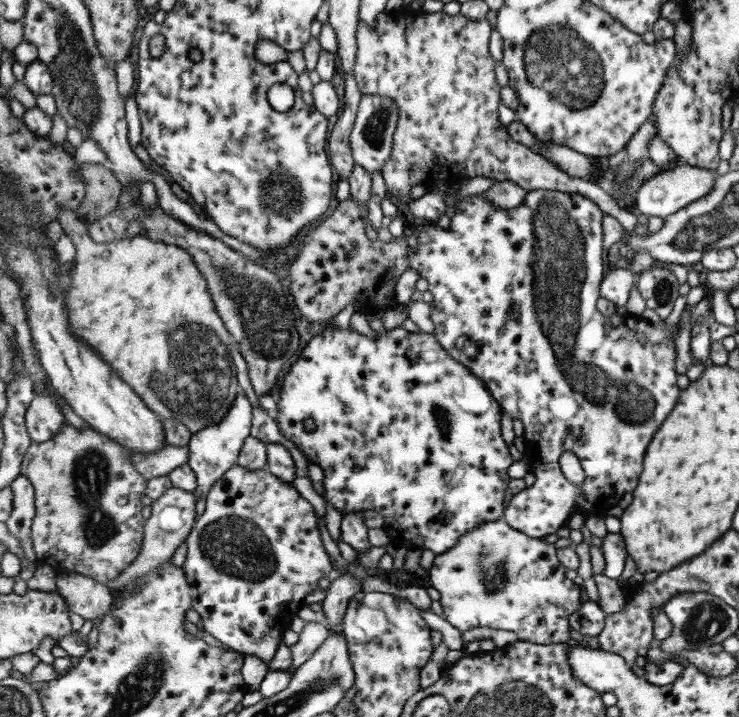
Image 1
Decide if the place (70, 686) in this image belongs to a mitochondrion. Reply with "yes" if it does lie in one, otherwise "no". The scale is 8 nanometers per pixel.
no

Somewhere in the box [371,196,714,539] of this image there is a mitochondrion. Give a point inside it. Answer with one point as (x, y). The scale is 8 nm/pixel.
(662, 290)

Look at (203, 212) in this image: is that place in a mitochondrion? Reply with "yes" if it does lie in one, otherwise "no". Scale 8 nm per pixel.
no

